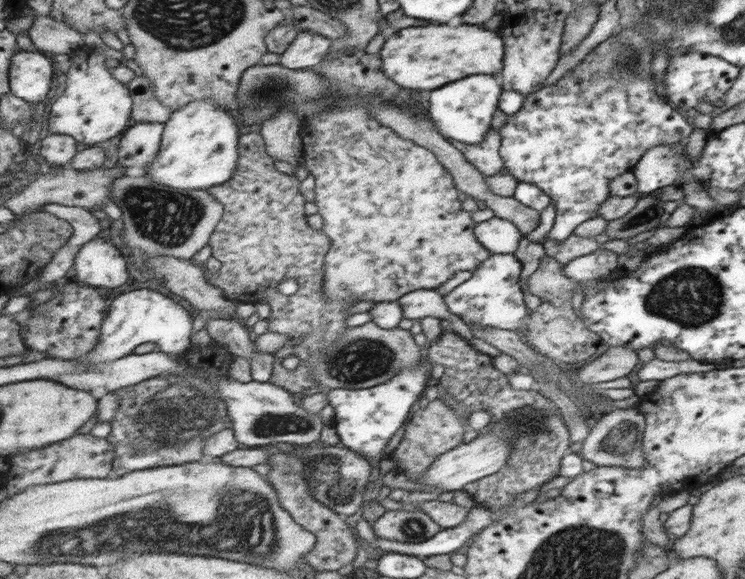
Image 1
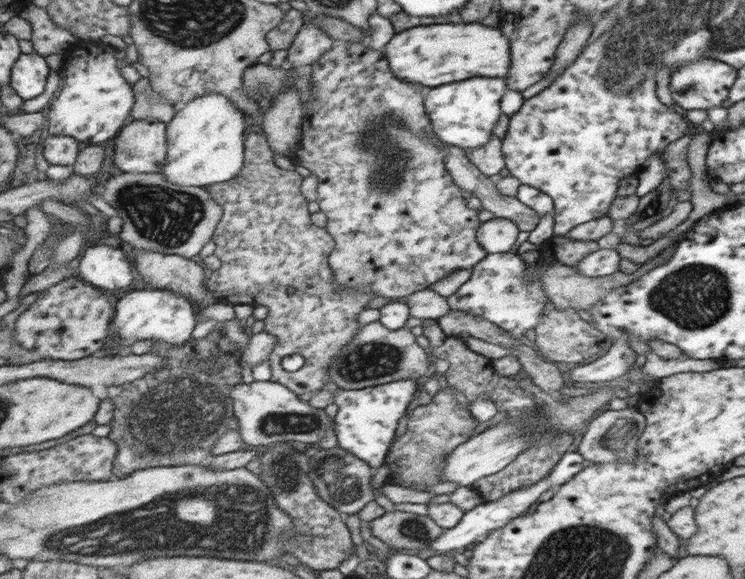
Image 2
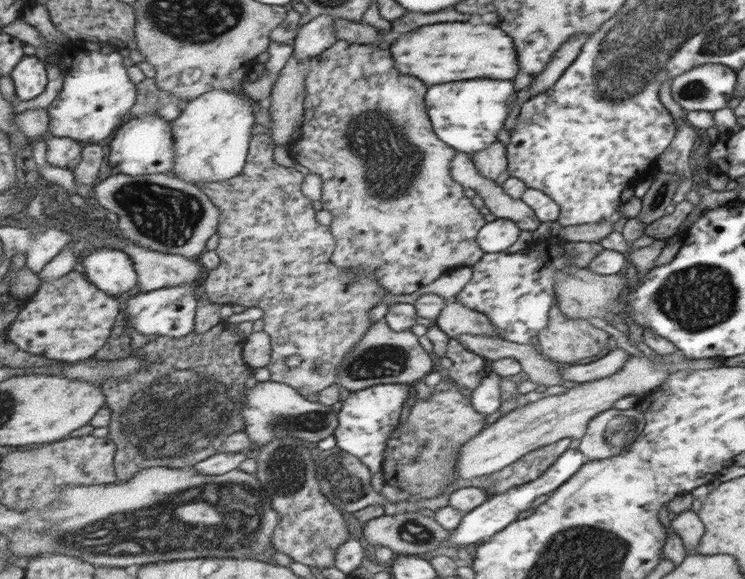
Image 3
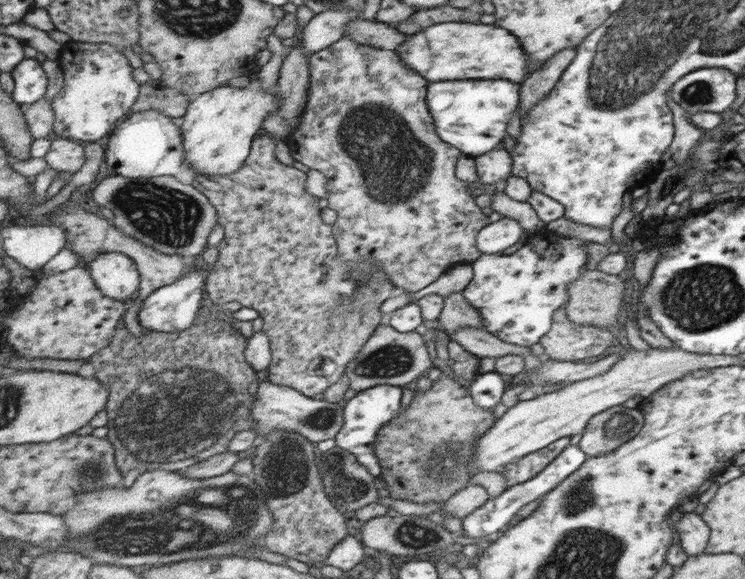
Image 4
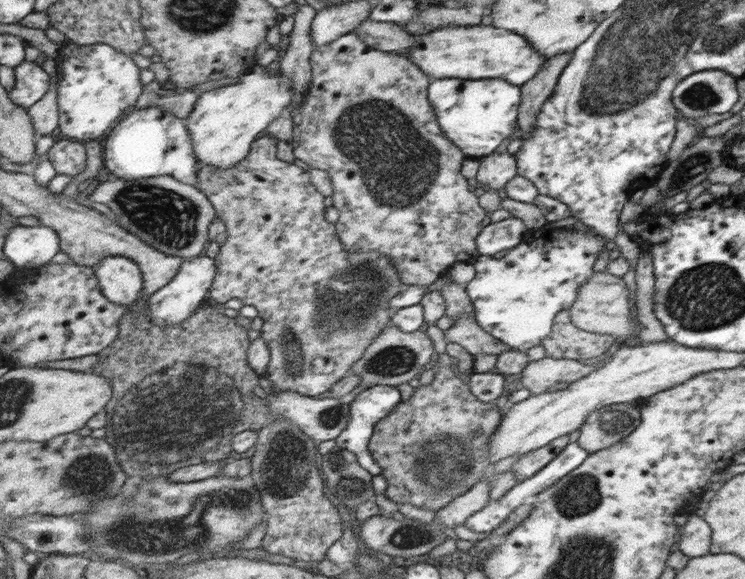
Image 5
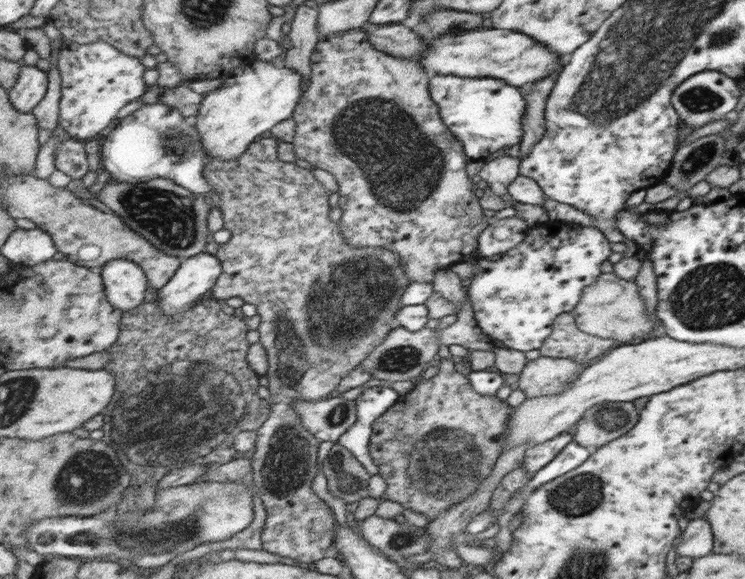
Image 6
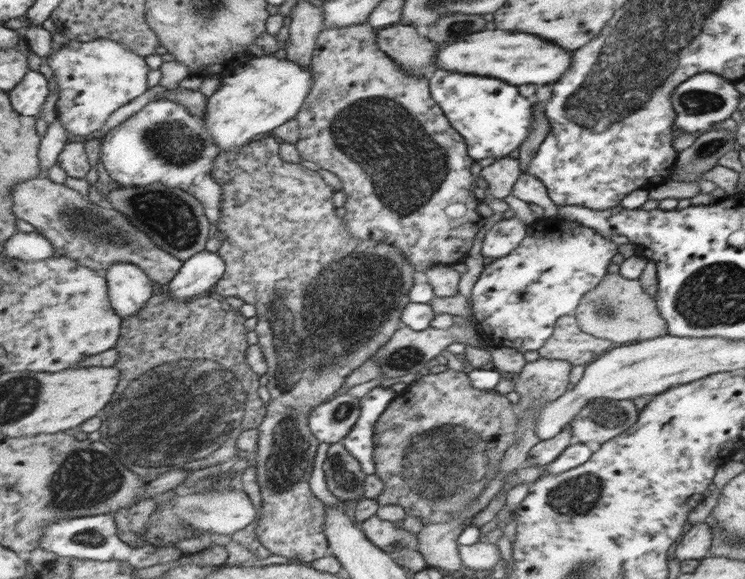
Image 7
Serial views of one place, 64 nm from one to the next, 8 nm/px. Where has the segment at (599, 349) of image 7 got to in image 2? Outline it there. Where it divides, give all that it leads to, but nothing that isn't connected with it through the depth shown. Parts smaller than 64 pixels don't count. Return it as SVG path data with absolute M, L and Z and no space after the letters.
M545 304L543 314L539 316L539 324L533 328L529 336L538 348L538 354L550 362L580 364L585 356L601 357L603 354L603 332L583 321L571 308L559 310L553 304Z

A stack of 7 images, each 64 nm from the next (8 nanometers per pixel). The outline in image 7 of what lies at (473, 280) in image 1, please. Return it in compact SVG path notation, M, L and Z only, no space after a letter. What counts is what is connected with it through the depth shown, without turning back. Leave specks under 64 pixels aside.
M541 218L527 224L525 237L507 256L483 264L471 289L472 319L480 336L487 346L513 348L521 354L525 350L537 350L553 334L557 320L571 314L582 296L598 286L615 254L617 246L587 225L559 218L550 221Z

